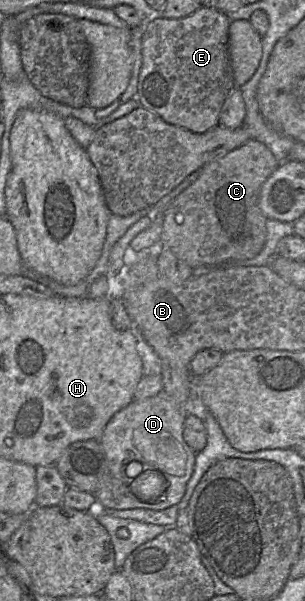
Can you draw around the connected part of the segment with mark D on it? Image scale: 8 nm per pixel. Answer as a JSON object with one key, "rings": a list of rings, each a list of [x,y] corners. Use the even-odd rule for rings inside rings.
{"rings":[[[160,390],[153,397],[133,400],[112,416],[99,439],[104,450],[104,461],[95,496],[104,508],[164,510],[181,501],[186,484],[194,471],[196,459],[196,452],[183,438],[183,426],[188,414],[189,398],[186,405],[180,405],[164,390]],[[132,461],[142,464],[141,472],[135,478],[147,471],[164,476],[166,489],[156,502],[145,503],[131,491],[130,485],[135,478],[127,476],[126,470]]]}

